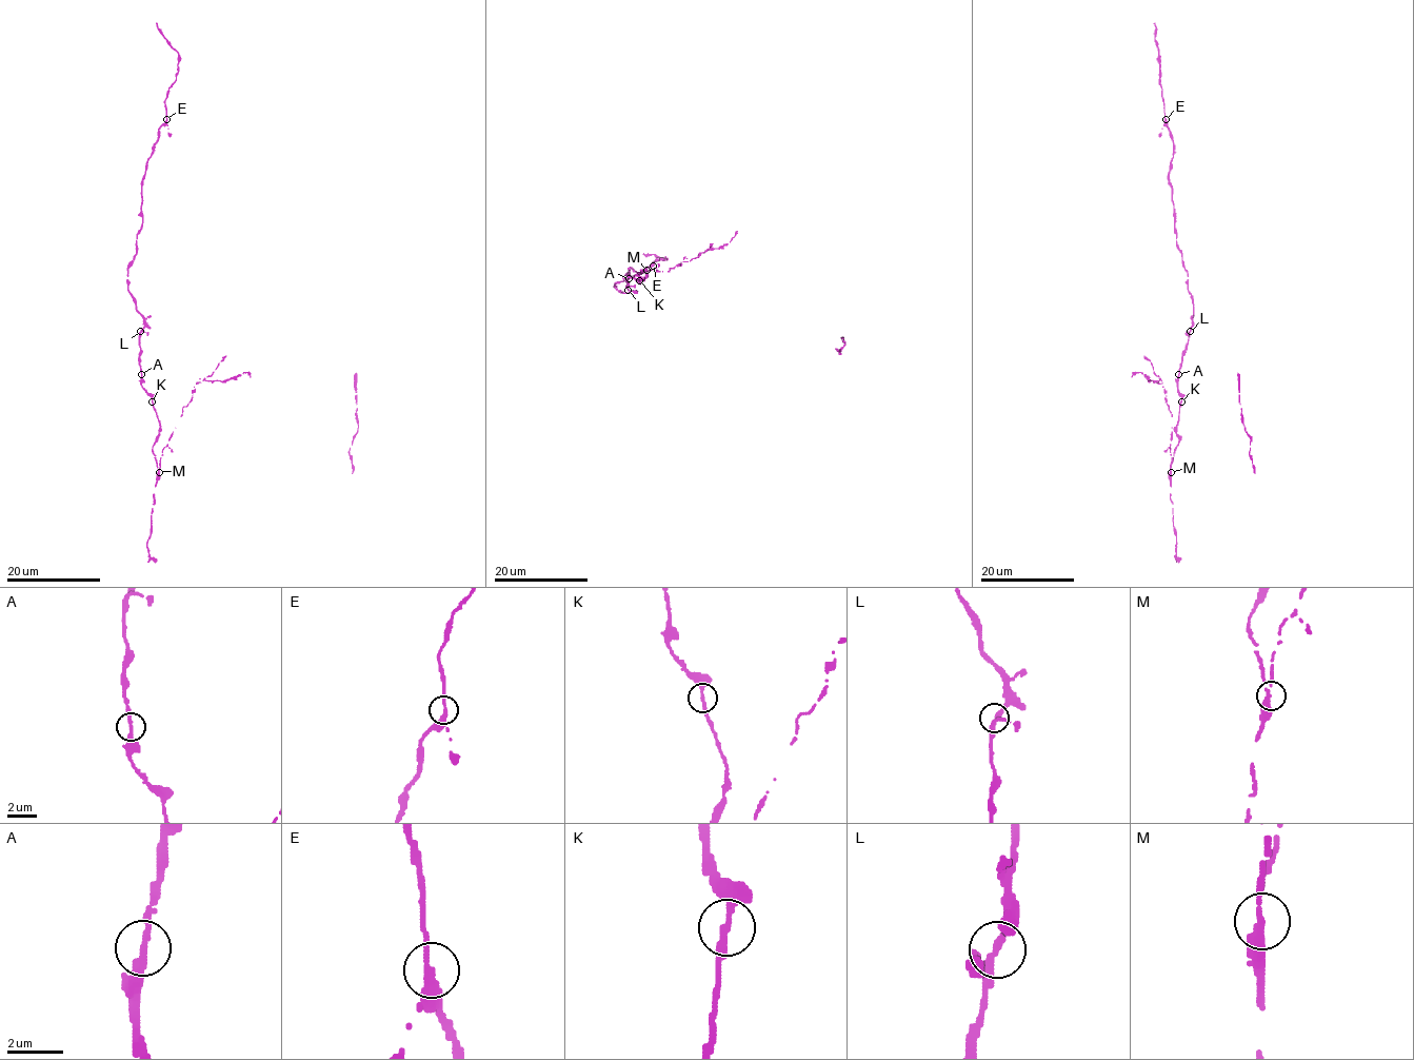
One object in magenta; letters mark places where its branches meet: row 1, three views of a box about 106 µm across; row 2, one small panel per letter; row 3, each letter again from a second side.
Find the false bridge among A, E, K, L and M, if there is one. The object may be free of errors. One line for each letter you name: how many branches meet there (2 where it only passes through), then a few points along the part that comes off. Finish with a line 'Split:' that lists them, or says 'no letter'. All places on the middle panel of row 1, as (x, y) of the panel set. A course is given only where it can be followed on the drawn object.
M: 3
Split: M

